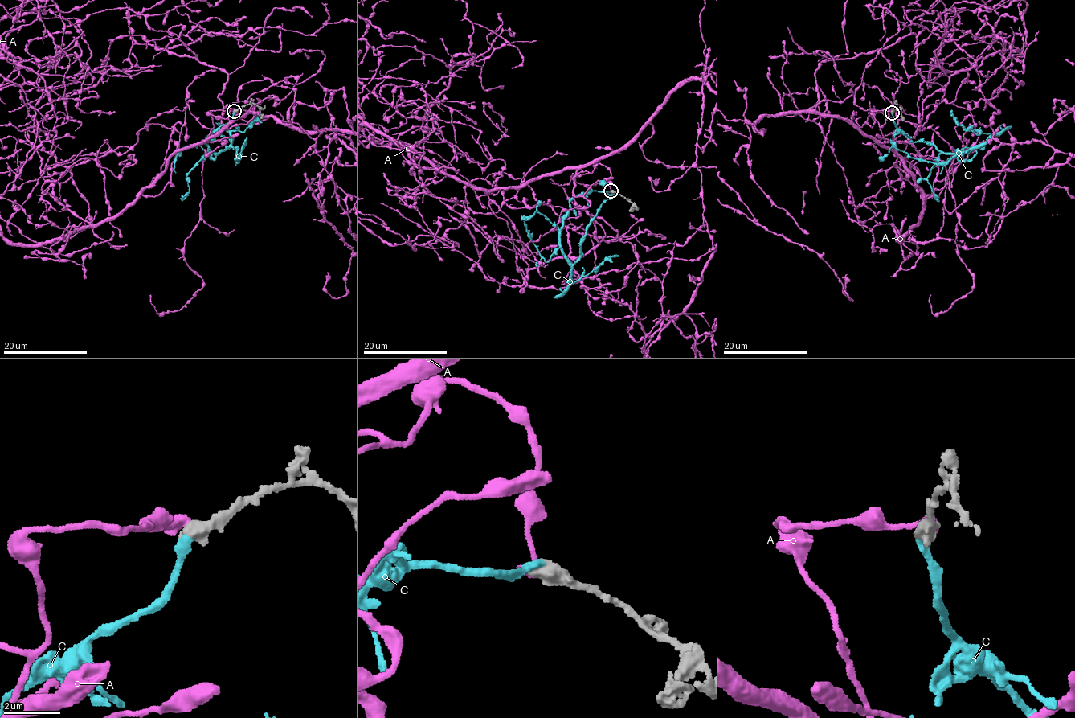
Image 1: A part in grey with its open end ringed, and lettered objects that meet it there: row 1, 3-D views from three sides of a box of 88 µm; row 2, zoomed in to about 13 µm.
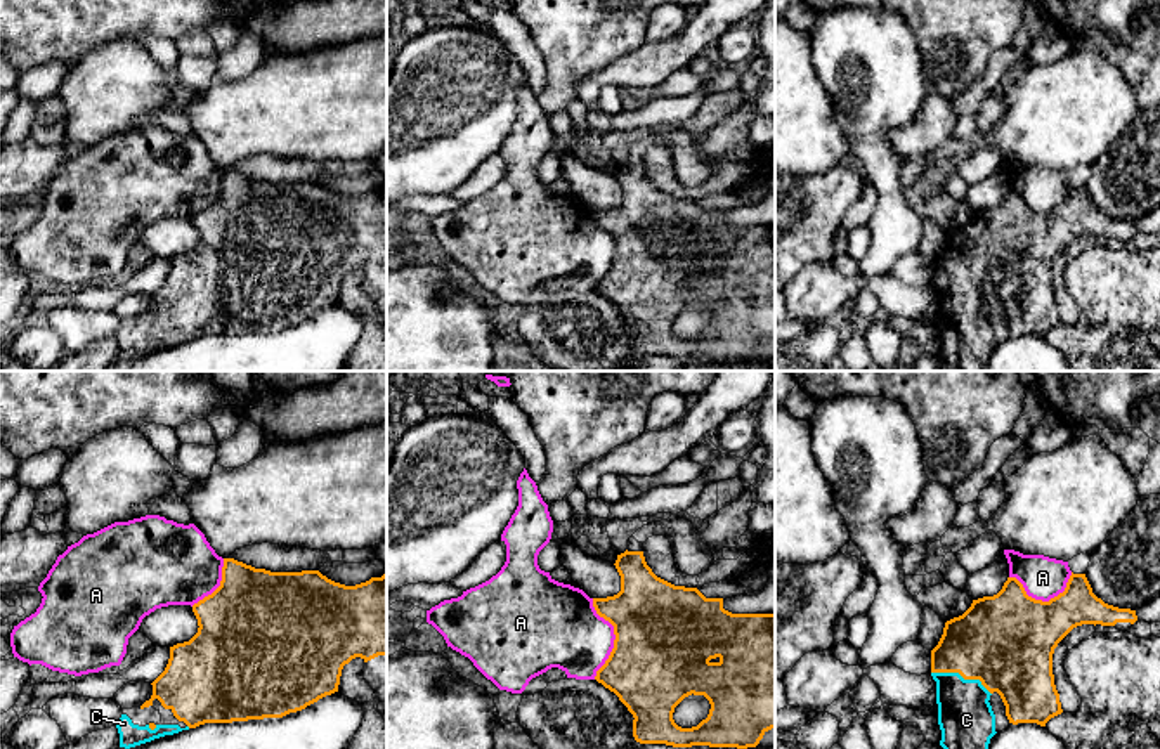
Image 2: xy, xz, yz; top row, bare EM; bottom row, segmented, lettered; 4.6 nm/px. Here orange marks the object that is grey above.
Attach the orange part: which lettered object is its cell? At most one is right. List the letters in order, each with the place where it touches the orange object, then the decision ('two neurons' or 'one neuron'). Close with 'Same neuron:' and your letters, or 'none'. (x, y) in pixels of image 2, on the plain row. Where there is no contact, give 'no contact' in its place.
A: xz (616, 250) | two neurons
C: yz (963, 288) | one neuron
Same neuron: C

